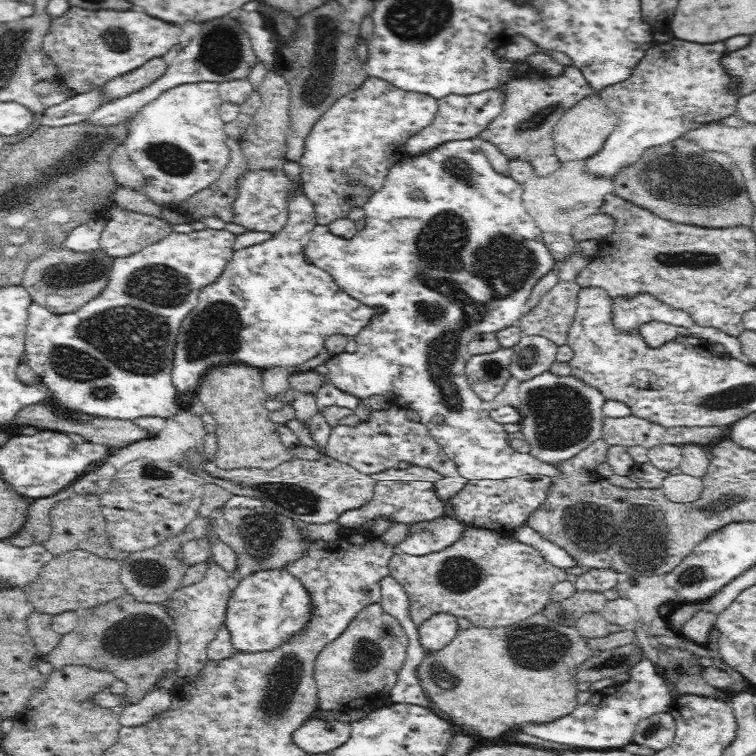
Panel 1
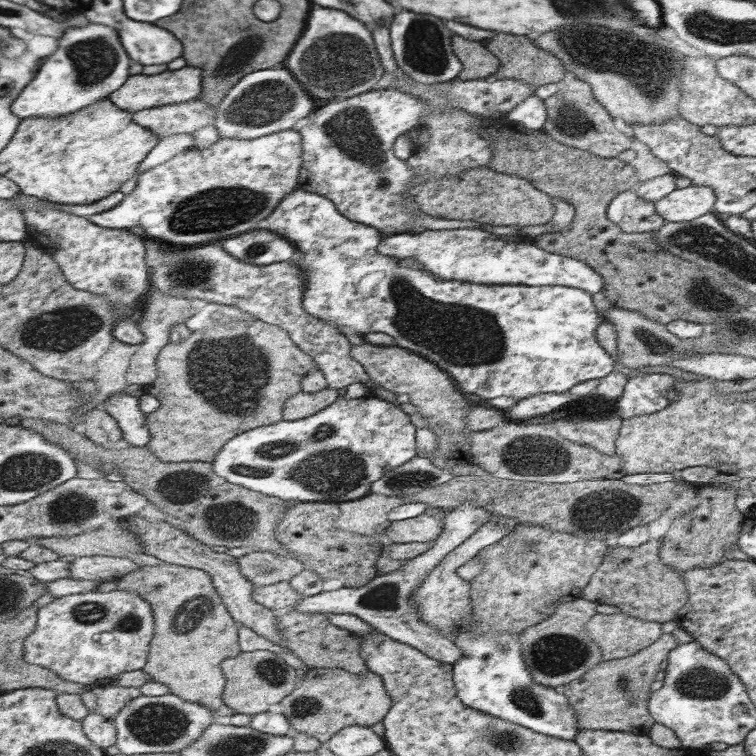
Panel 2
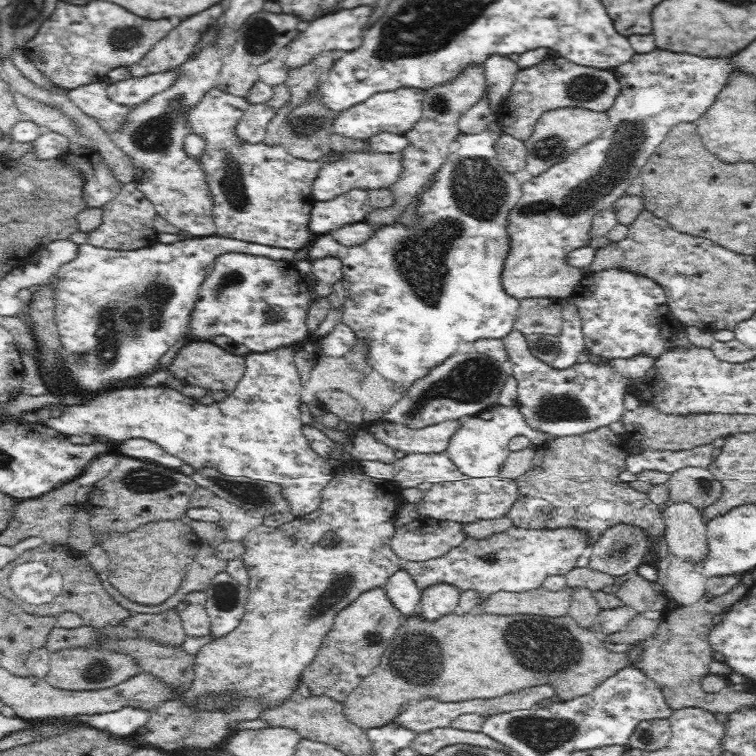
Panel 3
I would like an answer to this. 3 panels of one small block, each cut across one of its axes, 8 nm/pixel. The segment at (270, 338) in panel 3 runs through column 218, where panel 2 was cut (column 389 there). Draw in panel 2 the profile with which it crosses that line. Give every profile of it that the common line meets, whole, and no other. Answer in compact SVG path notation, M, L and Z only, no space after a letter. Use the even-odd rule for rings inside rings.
M304 189L292 191L280 206L275 210L274 214L268 218L270 228L292 241L296 248L296 256L293 262L303 270L305 276L305 291L303 294L303 307L306 313L322 319L328 324L335 324L340 332L344 334L360 334L364 337L370 332L382 332L392 336L396 341L396 345L400 348L418 353L427 360L432 361L435 365L439 365L441 369L446 371L452 379L456 380L457 388L464 393L477 394L484 400L490 400L498 397L512 397L516 400L527 399L539 394L548 392L568 392L572 386L580 384L585 380L592 380L595 378L604 378L610 374L615 367L615 360L611 354L608 354L602 345L595 337L595 330L598 328L602 318L596 310L592 302L592 293L584 292L584 289L570 288L564 285L556 285L551 287L541 287L536 285L523 284L499 284L487 285L473 282L462 281L445 281L440 277L431 275L426 269L419 266L400 266L400 259L393 256L386 256L379 252L379 244L382 241L382 233L377 228L372 228L367 224L360 224L354 220L350 220L344 216L338 209L338 206L328 197L320 196L319 193L311 193Z

